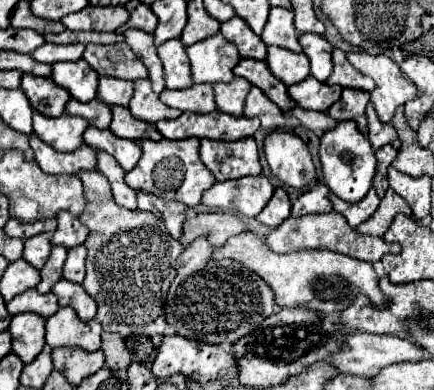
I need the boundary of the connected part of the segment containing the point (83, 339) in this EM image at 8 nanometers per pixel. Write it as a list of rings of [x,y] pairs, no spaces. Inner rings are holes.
[[[62,307],[58,313],[46,319],[46,343],[56,347],[80,347],[84,351],[100,349],[102,327],[96,319],[80,321],[74,309]]]

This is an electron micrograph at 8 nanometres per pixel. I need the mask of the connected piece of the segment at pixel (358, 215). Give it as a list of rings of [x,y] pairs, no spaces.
[[[374,189],[368,191],[368,195],[358,201],[358,203],[348,203],[348,201],[342,201],[338,199],[334,193],[332,193],[332,205],[334,205],[334,211],[342,213],[346,217],[346,221],[350,223],[350,227],[358,227],[362,221],[366,221],[376,209],[378,209],[378,195]]]

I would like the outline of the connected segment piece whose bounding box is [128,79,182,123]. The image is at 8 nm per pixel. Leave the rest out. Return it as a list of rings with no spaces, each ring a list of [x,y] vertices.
[[[138,79],[134,81],[134,95],[130,99],[130,105],[128,109],[132,111],[132,115],[136,119],[142,119],[142,121],[148,121],[148,123],[156,123],[160,119],[176,119],[182,115],[180,109],[172,109],[172,107],[166,107],[158,95],[152,91],[150,87],[150,79]]]

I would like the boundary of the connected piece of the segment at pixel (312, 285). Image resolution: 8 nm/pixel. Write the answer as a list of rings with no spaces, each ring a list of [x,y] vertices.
[[[244,231],[240,235],[230,237],[224,247],[214,249],[214,261],[218,259],[234,259],[244,267],[252,269],[274,291],[274,299],[280,307],[306,307],[322,313],[338,313],[346,309],[358,293],[368,295],[376,307],[384,305],[384,293],[378,287],[378,275],[374,267],[370,263],[334,251],[304,249],[278,255],[270,251],[268,245],[264,245],[264,241],[256,233]]]

